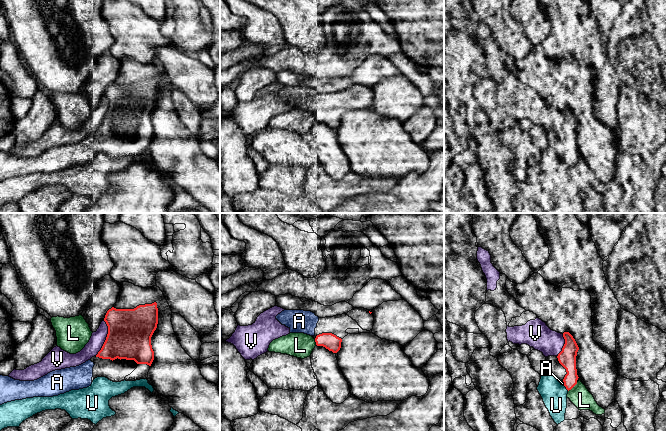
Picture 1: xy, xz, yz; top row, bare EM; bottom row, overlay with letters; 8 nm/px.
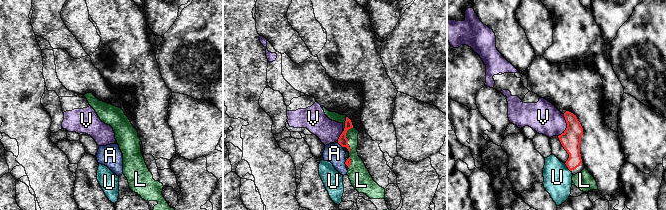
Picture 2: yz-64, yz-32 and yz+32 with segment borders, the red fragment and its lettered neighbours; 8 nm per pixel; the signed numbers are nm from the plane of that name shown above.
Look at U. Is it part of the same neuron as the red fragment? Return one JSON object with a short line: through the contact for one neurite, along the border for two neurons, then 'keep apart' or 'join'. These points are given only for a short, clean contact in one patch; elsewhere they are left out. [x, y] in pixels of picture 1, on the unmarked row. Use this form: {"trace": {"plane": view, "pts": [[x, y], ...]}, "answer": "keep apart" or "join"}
{"answer": "keep apart"}

